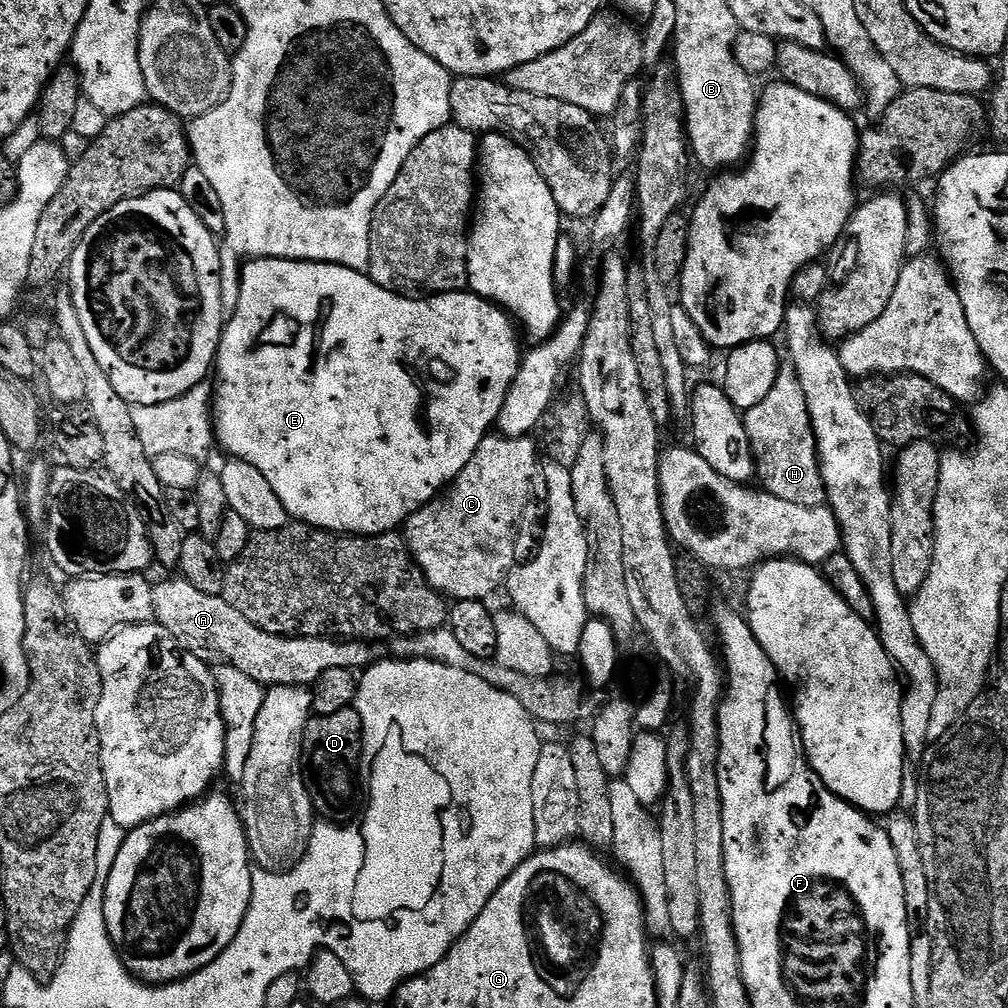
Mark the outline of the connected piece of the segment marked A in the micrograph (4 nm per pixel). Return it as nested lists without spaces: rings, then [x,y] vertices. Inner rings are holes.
[[[183,578],[175,579],[164,580],[153,587],[155,619],[163,628],[170,630],[170,634],[174,634],[174,638],[184,649],[193,652],[200,660],[211,662],[213,665],[229,664],[242,670],[242,674],[254,678],[254,682],[265,686],[277,684],[311,686],[316,683],[317,678],[326,674],[326,670],[335,668],[363,670],[373,663],[371,643],[323,636],[275,636],[242,618],[242,614],[238,614],[234,606],[226,603],[223,596],[202,594],[202,590],[194,590],[194,586],[190,586],[190,582],[186,582]]]

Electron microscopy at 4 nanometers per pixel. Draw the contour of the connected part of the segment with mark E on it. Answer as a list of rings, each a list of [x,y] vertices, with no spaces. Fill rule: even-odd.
[[[252,258],[240,272],[240,293],[236,309],[227,317],[214,365],[214,440],[233,460],[250,462],[262,470],[274,494],[286,506],[293,521],[354,536],[377,536],[397,531],[408,517],[435,500],[462,474],[474,450],[493,431],[502,402],[514,382],[522,359],[521,337],[511,316],[491,300],[471,290],[439,292],[437,296],[413,298],[378,286],[372,277],[337,264],[316,264],[313,260],[265,260]]]

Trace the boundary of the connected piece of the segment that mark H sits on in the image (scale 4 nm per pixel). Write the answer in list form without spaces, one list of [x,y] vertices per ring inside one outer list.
[[[791,366],[781,367],[778,378],[774,378],[774,387],[770,389],[770,394],[766,394],[766,398],[762,398],[762,402],[758,402],[758,406],[747,409],[743,413],[744,429],[750,438],[750,446],[752,447],[752,458],[754,461],[754,476],[758,481],[759,487],[765,492],[774,494],[774,498],[782,498],[786,502],[798,502],[799,504],[823,504],[827,501],[828,495],[824,489],[824,479],[822,478],[822,470],[820,469],[820,455],[816,449],[816,435],[814,434],[814,426],[810,418],[810,410],[806,406],[806,394],[802,394],[802,382],[798,378],[796,369]]]

